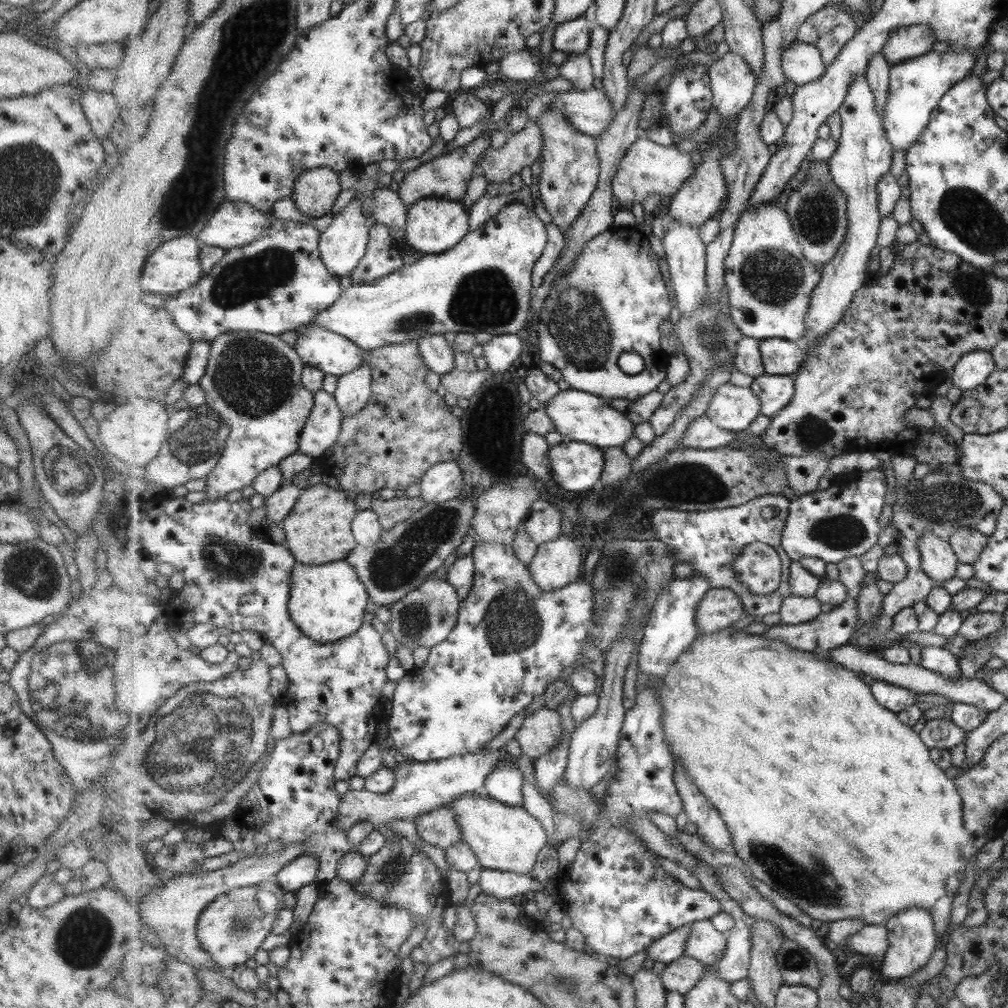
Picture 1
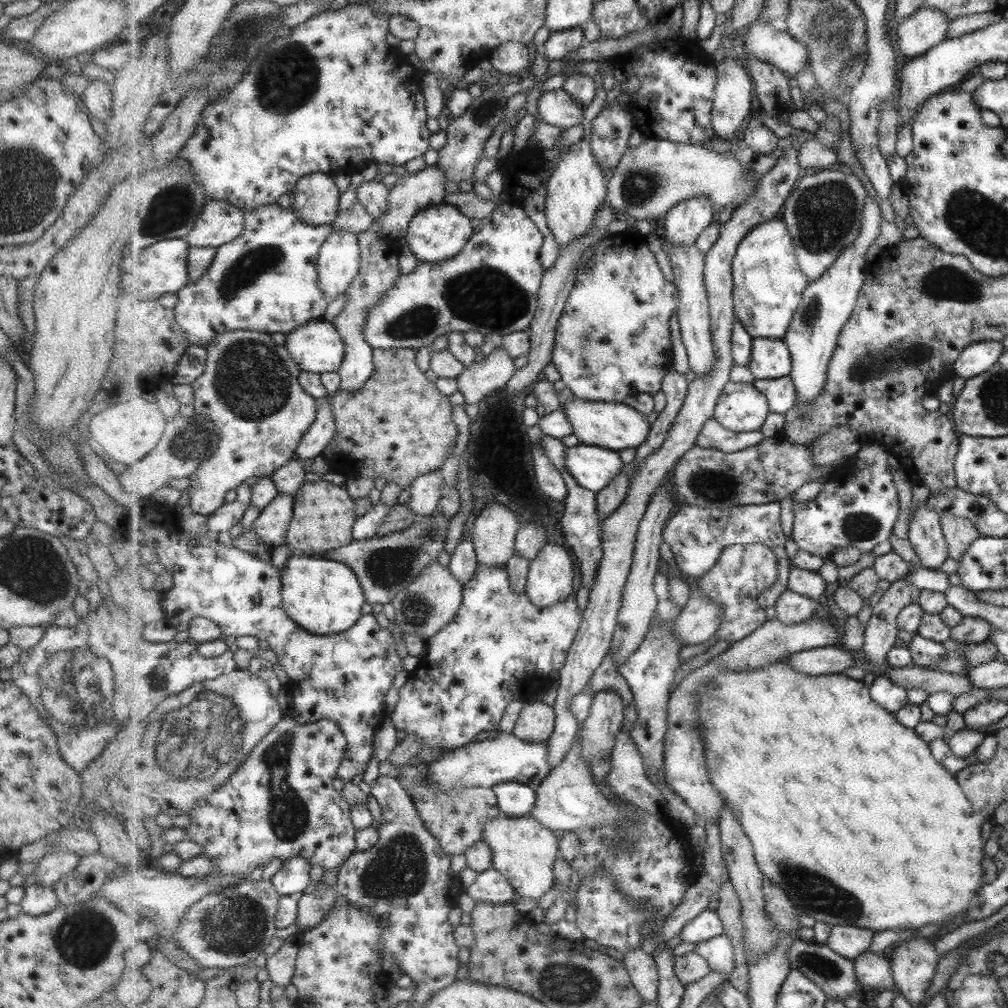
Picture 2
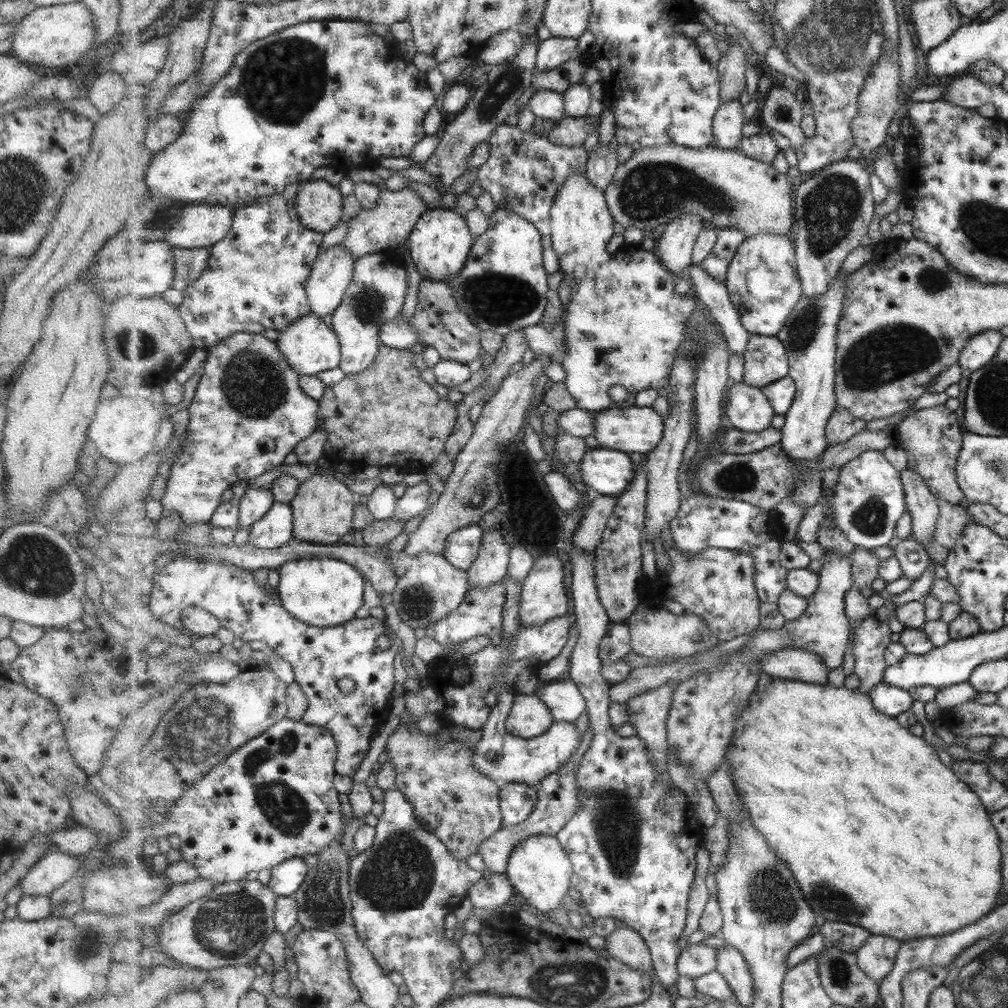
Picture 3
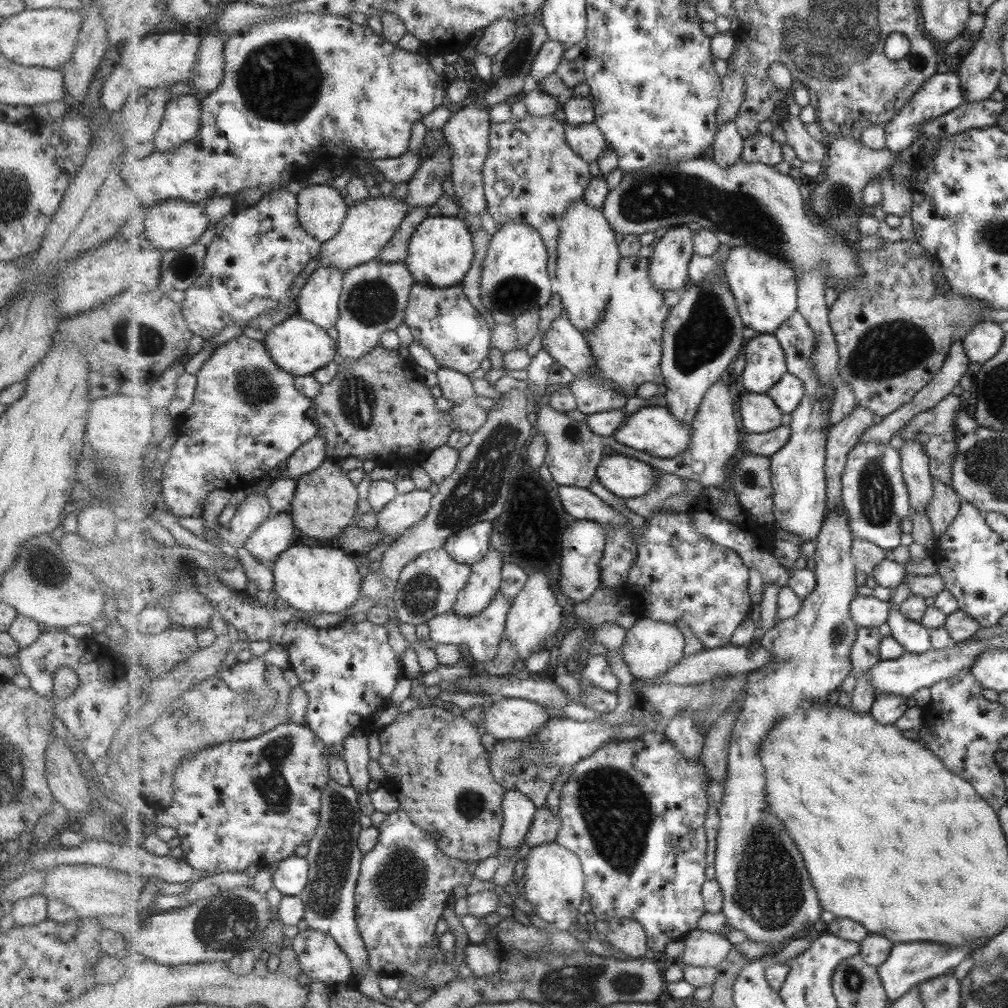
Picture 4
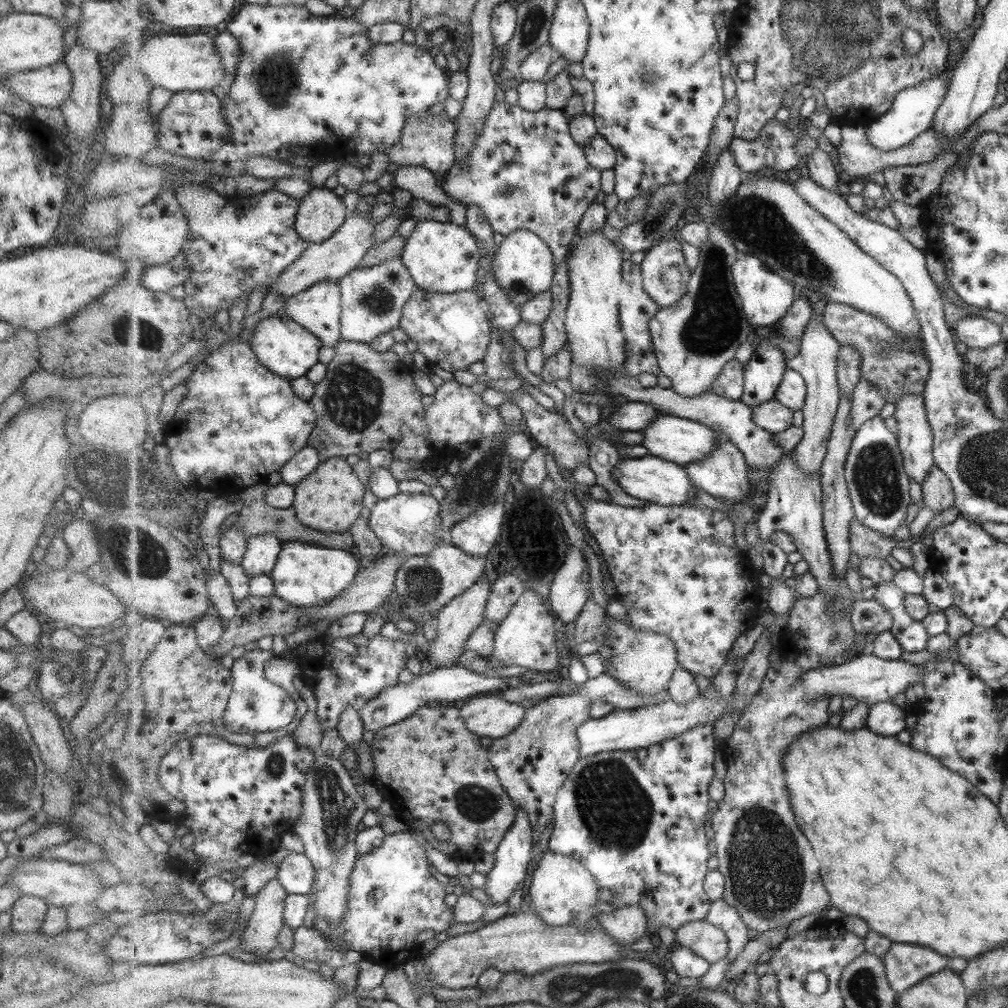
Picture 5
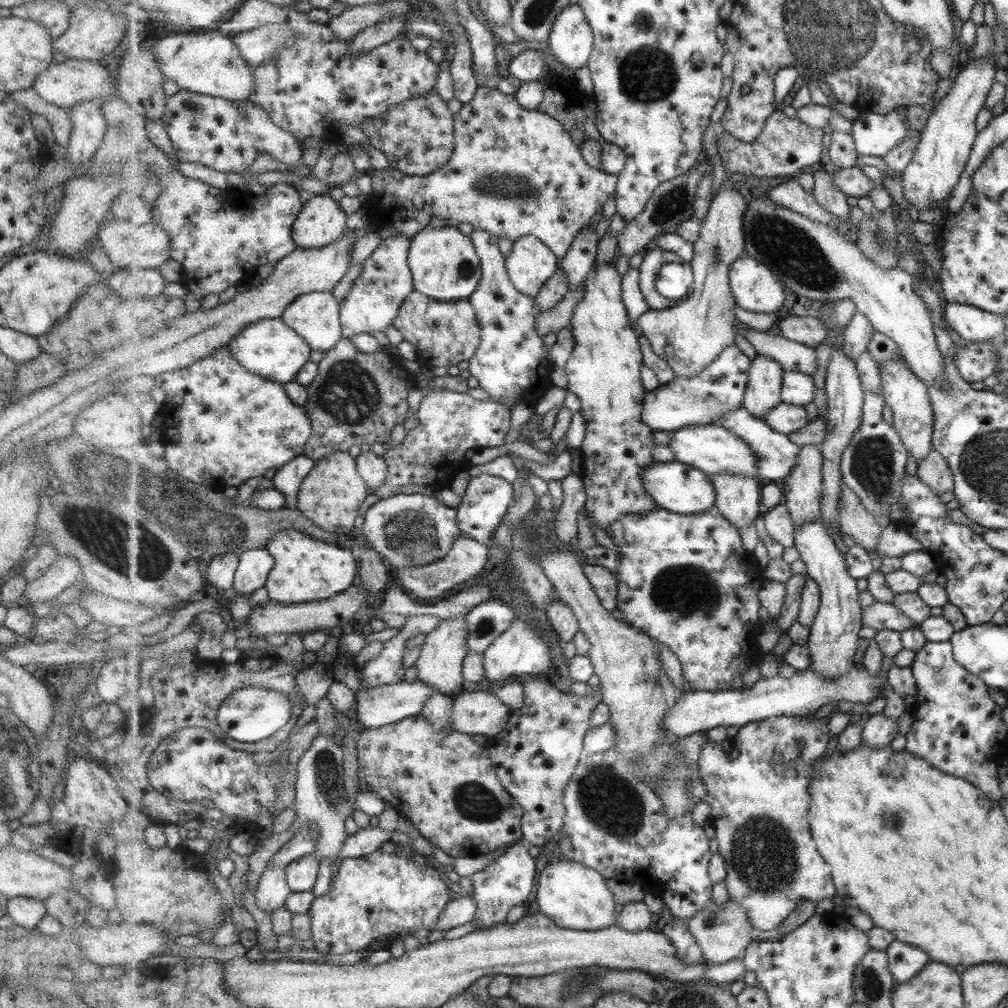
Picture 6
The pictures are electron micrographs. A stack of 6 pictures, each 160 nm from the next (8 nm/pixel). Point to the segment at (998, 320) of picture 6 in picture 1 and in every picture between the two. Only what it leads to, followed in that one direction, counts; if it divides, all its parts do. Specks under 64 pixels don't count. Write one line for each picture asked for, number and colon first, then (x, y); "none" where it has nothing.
1: (972, 369)
2: (976, 358)
3: (982, 347)
4: (982, 341)
5: (975, 332)

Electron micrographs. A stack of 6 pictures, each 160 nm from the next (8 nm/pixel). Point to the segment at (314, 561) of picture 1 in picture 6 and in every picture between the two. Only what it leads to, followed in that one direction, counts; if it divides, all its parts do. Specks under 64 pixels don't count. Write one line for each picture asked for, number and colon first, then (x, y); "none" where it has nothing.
2: (324, 514)
3: (323, 509)
4: (325, 505)
5: (331, 499)
6: (331, 496)

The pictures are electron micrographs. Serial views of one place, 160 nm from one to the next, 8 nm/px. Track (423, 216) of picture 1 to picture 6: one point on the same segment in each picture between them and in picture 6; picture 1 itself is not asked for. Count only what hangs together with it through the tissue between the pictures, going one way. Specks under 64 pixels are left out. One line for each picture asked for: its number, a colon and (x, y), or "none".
2: (439, 233)
3: (440, 244)
4: (442, 249)
5: (443, 257)
6: (445, 264)

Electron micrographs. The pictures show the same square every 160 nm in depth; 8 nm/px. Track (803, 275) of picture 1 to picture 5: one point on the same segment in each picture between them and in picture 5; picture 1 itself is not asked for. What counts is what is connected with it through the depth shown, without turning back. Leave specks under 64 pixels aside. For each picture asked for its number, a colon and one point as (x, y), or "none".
2: (769, 284)
3: (764, 281)
4: (765, 285)
5: (767, 297)

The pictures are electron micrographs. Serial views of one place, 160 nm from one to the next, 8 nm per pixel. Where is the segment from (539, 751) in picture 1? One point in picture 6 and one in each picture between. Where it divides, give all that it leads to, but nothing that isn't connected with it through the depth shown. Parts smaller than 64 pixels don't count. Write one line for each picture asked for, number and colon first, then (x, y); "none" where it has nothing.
2: (536, 723)
3: (530, 717)
4: (512, 719)
5: (487, 715)
6: (481, 712)

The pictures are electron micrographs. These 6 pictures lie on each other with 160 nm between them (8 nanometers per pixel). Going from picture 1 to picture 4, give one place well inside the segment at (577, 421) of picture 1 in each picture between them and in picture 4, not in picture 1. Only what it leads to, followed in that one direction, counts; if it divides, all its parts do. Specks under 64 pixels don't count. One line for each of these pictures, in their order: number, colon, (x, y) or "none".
2: (617, 426)
3: (635, 429)
4: (652, 429)

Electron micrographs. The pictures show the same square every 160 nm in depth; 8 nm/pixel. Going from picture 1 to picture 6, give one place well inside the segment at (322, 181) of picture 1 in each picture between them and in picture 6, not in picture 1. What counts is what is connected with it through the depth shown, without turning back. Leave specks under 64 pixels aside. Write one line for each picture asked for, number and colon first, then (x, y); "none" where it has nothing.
2: (316, 197)
3: (320, 205)
4: (322, 210)
5: (322, 212)
6: (322, 221)

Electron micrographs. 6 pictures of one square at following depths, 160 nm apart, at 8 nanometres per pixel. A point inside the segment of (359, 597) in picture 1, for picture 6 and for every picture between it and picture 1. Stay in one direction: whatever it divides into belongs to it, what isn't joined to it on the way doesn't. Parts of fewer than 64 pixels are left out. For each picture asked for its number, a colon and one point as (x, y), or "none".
2: (325, 597)
3: (324, 592)
4: (327, 580)
5: (310, 575)
6: (306, 569)

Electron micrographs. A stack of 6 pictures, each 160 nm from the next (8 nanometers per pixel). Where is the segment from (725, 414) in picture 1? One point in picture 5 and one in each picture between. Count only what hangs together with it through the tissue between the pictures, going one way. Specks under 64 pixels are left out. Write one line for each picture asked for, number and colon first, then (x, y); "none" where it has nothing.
2: (742, 407)
3: (748, 408)
4: (760, 413)
5: (775, 417)

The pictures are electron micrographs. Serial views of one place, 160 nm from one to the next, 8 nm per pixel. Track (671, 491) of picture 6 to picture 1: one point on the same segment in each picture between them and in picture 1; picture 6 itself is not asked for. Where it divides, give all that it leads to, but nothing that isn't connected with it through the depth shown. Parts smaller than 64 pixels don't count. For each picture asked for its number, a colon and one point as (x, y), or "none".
1: (576, 466)
2: (594, 467)
3: (606, 471)
4: (627, 477)
5: (650, 478)

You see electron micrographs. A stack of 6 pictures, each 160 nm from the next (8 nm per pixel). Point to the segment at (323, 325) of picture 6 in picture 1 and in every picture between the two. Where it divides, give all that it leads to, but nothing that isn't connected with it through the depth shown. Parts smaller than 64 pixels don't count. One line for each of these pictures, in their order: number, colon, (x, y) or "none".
1: (343, 245)
2: (340, 258)
3: (334, 270)
4: (319, 300)
5: (319, 309)

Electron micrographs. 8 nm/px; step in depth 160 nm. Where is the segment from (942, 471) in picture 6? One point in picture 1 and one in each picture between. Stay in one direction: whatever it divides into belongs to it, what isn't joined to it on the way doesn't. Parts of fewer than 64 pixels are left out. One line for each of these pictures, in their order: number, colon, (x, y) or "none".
1: (967, 544)
2: (959, 533)
3: (953, 518)
4: (944, 508)
5: (938, 495)

